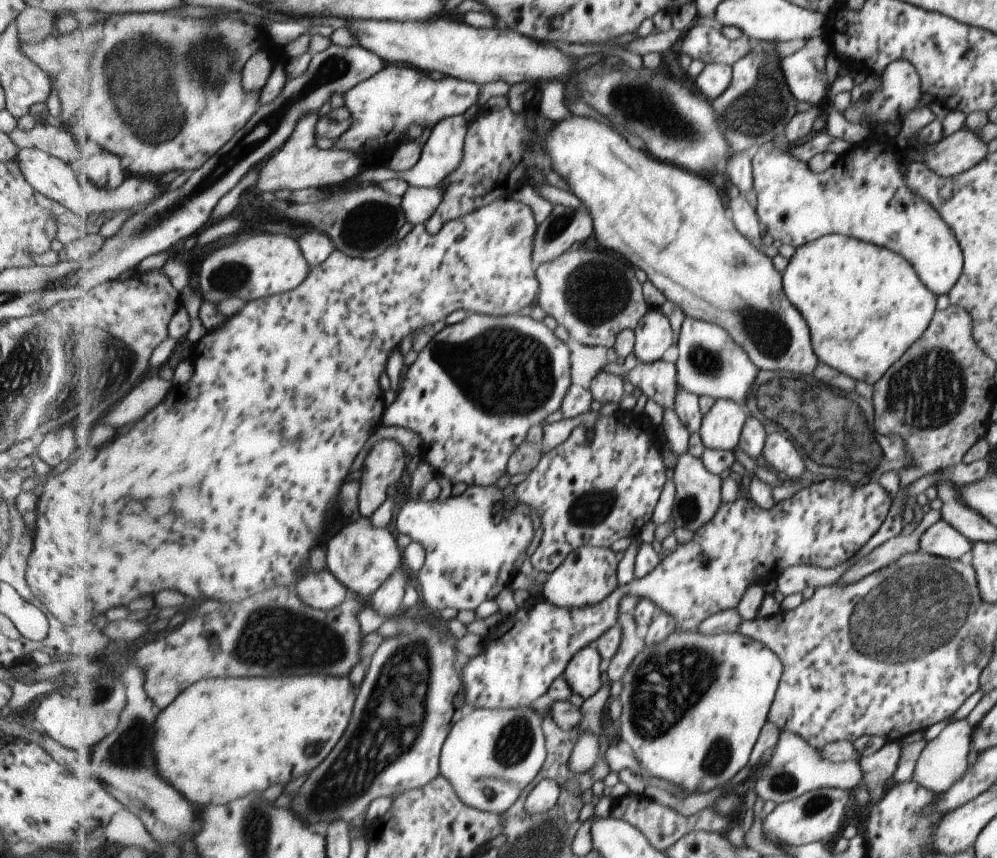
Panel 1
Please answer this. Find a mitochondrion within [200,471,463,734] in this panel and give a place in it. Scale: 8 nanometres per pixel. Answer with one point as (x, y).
(261, 643)

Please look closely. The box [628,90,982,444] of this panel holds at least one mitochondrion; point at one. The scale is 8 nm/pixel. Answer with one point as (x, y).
(928, 409)

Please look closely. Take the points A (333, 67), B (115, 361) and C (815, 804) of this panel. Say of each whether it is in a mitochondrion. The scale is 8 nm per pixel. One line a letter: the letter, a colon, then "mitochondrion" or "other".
A: mitochondrion
B: mitochondrion
C: mitochondrion

